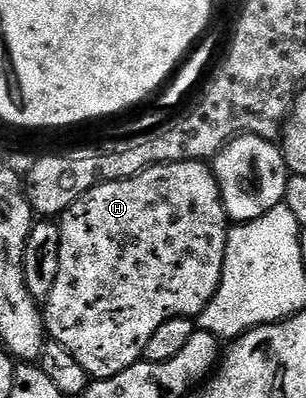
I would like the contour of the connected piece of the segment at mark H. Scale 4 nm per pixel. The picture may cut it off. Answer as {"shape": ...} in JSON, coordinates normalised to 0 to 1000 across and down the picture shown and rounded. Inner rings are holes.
{"shape":[[[546,407],[526,417],[493,417],[474,432],[408,452],[405,457],[330,457],[199,548],[199,683],[186,683],[186,714],[173,714],[173,734],[147,761],[147,807],[157,842],[193,867],[239,884],[239,905],[278,925],[301,952],[366,950],[438,910],[467,899],[487,854],[500,854],[500,834],[539,814],[556,799],[637,799],[696,754],[729,701],[729,666],[742,641],[742,590],[748,550],[729,520],[729,495],[716,455],[703,447],[699,425],[670,407]]]}

